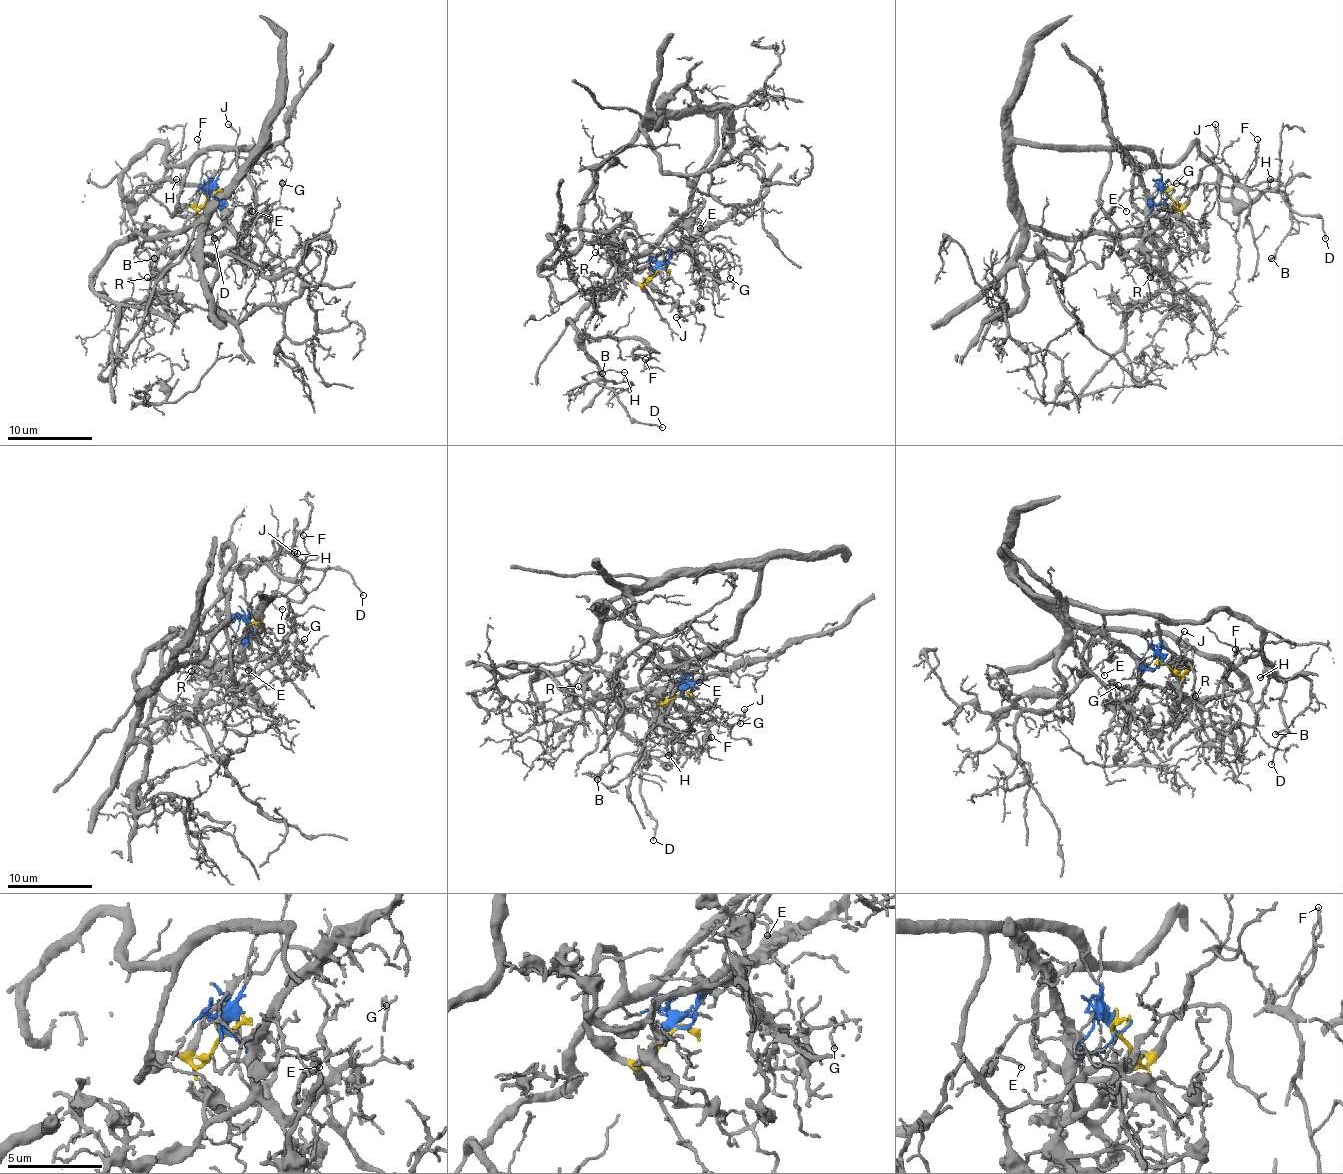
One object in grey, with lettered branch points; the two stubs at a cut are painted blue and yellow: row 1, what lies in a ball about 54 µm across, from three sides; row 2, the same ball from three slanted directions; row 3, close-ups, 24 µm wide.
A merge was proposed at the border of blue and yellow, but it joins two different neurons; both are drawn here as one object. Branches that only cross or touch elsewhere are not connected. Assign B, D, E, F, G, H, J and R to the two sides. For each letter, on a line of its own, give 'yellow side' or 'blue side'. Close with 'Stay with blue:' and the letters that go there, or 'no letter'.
B: yellow side
D: yellow side
E: blue side
F: yellow side
G: blue side
H: yellow side
J: yellow side
R: blue side
Stay with blue: E, G, R

